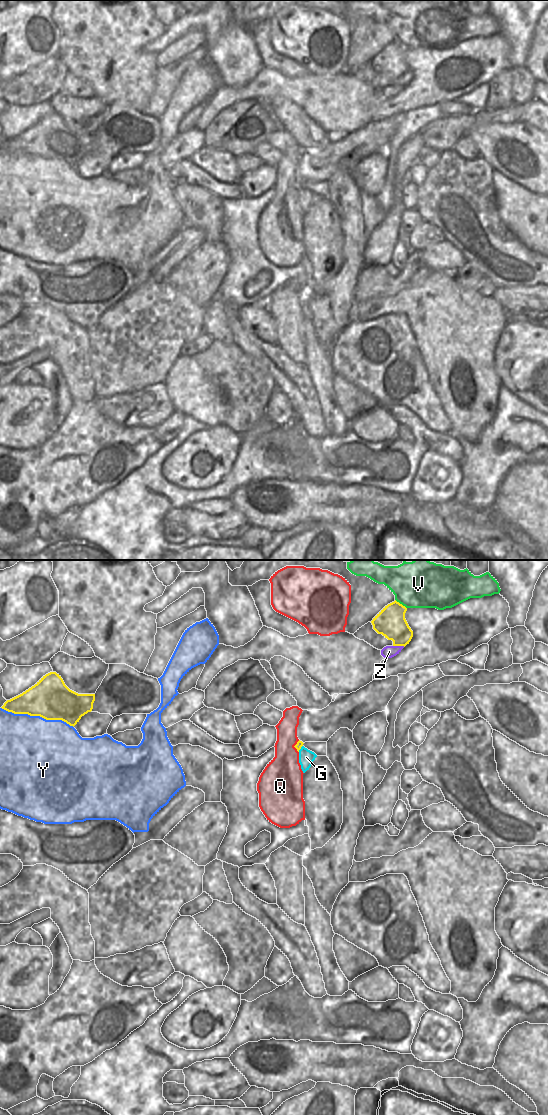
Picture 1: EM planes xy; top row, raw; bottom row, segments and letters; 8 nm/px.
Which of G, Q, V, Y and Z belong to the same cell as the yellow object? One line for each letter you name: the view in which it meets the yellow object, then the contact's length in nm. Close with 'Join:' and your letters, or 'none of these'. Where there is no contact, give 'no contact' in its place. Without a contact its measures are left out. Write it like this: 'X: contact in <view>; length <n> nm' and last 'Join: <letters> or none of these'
G: contact in xy; length 70 nm
Join: G

